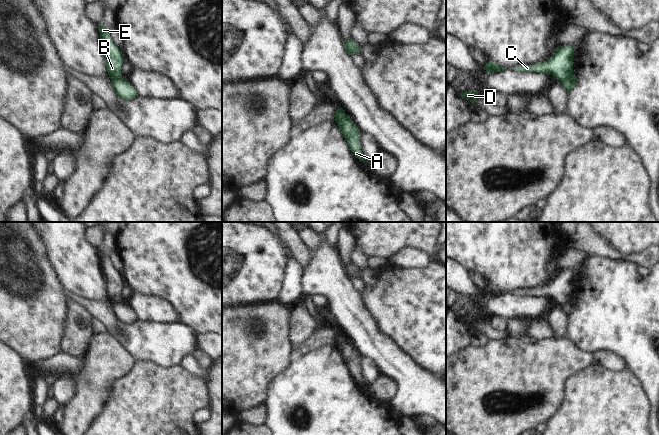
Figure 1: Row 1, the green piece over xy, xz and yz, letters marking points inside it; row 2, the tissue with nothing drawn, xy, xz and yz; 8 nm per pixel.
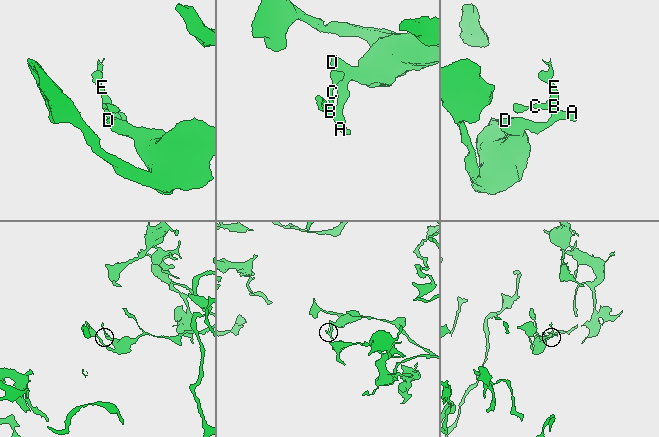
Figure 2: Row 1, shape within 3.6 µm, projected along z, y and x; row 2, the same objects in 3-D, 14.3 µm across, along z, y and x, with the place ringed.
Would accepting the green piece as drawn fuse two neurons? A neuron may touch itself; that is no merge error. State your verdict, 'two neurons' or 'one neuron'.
two neurons

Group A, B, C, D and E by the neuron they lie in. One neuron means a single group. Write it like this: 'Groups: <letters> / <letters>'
Groups: A D / B C E

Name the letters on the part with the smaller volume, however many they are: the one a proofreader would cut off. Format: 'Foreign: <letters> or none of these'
Foreign: B, C, E

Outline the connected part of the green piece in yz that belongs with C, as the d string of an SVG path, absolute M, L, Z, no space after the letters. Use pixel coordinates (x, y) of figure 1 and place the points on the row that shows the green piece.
M566 45L557 47L555 53L547 61L527 66L518 65L512 69L553 75L557 81L563 82L573 73L573 58L574 47Z

